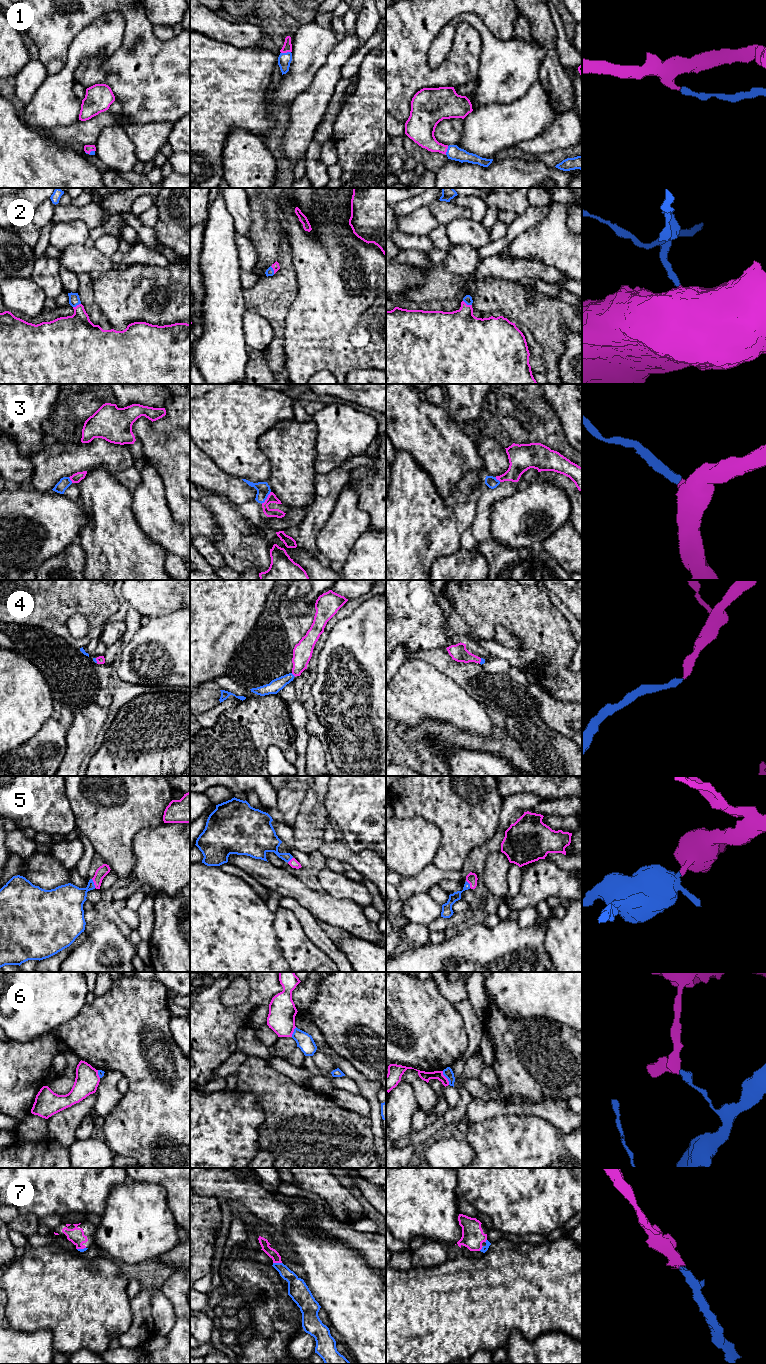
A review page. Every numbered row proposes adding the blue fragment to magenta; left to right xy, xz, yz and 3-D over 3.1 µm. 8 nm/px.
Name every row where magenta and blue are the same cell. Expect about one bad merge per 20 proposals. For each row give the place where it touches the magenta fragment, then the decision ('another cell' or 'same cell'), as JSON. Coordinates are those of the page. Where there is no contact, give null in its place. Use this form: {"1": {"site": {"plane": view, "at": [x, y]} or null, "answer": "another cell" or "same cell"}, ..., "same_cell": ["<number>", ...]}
{"1": {"site": {"plane": "xz", "at": [285, 52]}, "answer": "same cell"}, "2": {"site": {"plane": "yz", "at": [466, 304]}, "answer": "same cell"}, "3": {"site": {"plane": "xz", "at": [267, 498]}, "answer": "same cell"}, "4": {"site": {"plane": "xz", "at": [293, 674]}, "answer": "same cell"}, "5": {"site": {"plane": "xy", "at": [94, 883]}, "answer": "same cell"}, "6": {"site": {"plane": "yz", "at": [446, 1078]}, "answer": "another cell"}, "7": {"site": {"plane": "xz", "at": [277, 1262]}, "answer": "same cell"}, "same_cell": ["1", "2", "3", "4", "5", "7"]}

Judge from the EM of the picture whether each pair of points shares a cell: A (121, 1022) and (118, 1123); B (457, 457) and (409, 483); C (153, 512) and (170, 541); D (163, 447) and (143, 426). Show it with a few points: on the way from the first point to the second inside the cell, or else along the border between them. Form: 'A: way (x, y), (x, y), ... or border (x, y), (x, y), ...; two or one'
A: way (135, 1047), (135, 1098); one
B: border (412, 456), (429, 475), (439, 494); two
C: way (155, 519), (168, 534); one
D: way (158, 442), (147, 431); one

